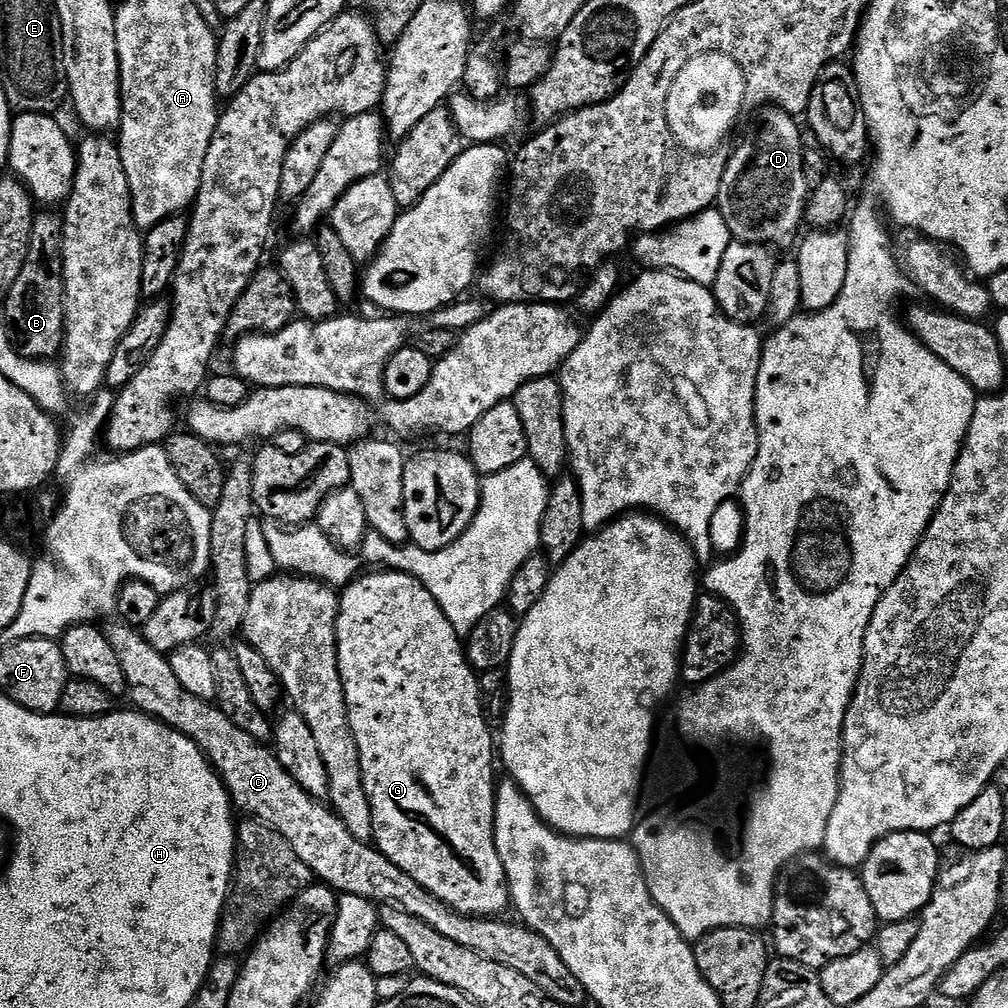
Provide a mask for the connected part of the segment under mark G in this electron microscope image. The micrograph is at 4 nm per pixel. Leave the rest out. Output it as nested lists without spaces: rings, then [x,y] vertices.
[[[372,570],[369,576],[360,574],[343,589],[340,596],[340,613],[336,619],[336,649],[338,666],[344,687],[344,697],[348,707],[350,730],[360,755],[360,769],[364,779],[364,789],[372,811],[372,840],[382,853],[385,861],[398,870],[410,874],[418,886],[434,894],[443,904],[466,916],[496,918],[504,907],[509,907],[510,893],[504,879],[502,858],[496,845],[496,789],[497,781],[492,781],[492,760],[494,764],[494,732],[488,729],[484,721],[484,712],[480,709],[480,684],[477,673],[468,663],[465,645],[461,633],[446,618],[438,602],[412,576],[404,572],[391,570]]]

